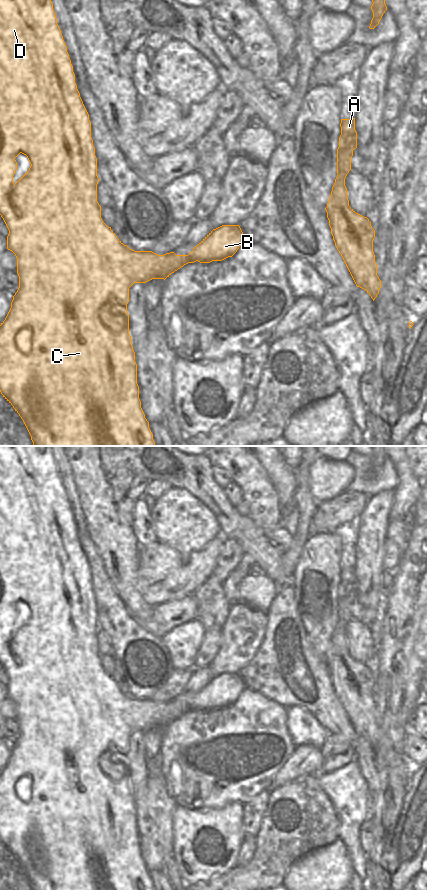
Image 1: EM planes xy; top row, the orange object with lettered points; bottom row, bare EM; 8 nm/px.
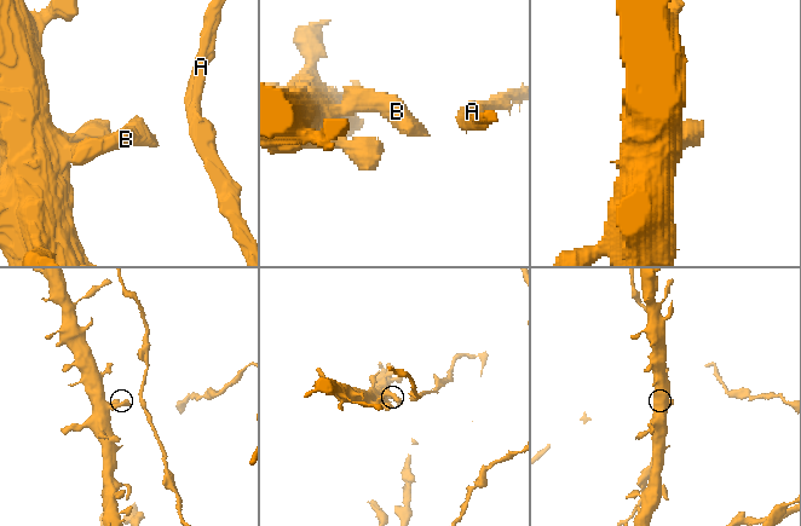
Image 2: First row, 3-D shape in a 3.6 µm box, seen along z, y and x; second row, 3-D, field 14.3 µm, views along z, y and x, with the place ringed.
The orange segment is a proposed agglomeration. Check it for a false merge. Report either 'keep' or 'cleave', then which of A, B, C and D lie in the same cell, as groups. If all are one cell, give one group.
cleave | A / B C D

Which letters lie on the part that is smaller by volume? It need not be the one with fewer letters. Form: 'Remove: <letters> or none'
Remove: A

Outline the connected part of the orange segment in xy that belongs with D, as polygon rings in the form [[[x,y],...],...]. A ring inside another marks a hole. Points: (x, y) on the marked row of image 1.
[[[0,0],[0,215],[3,218],[9,234],[7,236],[7,249],[12,251],[17,258],[17,274],[19,276],[19,288],[11,302],[11,308],[0,325],[0,392],[3,397],[13,406],[15,411],[23,420],[33,442],[33,446],[155,446],[153,434],[149,428],[149,422],[145,418],[145,414],[141,408],[139,399],[139,386],[137,384],[137,364],[135,362],[135,352],[131,344],[131,336],[129,334],[129,314],[127,312],[127,304],[129,302],[129,288],[134,283],[146,283],[152,279],[166,279],[172,273],[188,263],[196,261],[200,263],[210,263],[212,261],[222,261],[228,257],[232,257],[241,244],[247,240],[239,225],[222,225],[213,229],[188,255],[176,255],[174,252],[158,255],[152,251],[134,251],[127,245],[124,245],[108,227],[101,218],[101,206],[97,202],[97,184],[99,178],[97,176],[97,158],[95,156],[95,148],[91,138],[91,122],[89,114],[80,97],[80,93],[75,83],[75,74],[73,66],[67,52],[67,46],[63,40],[61,30],[57,24],[57,18],[53,10],[51,0]],[[20,154],[27,156],[31,166],[29,170],[14,184],[13,176],[17,170],[17,162],[15,158]]]

